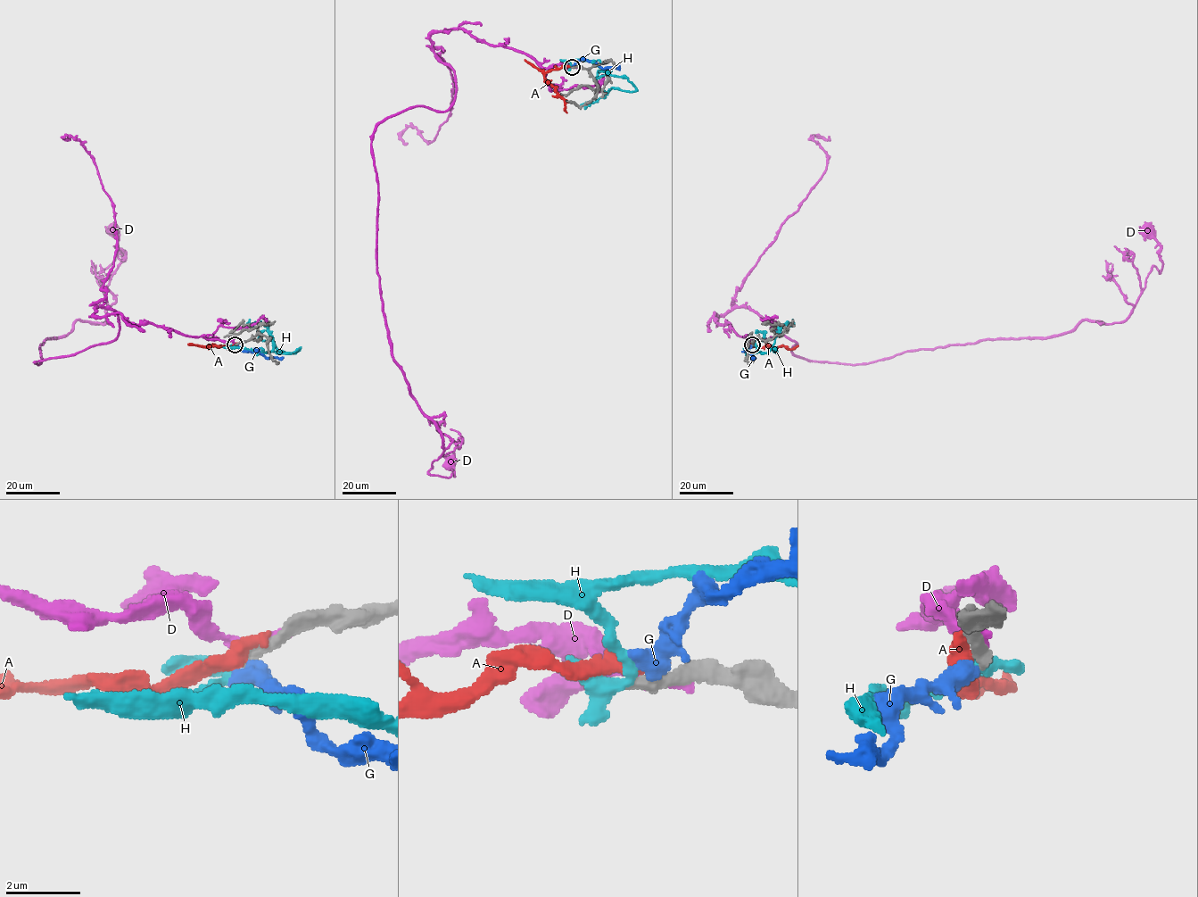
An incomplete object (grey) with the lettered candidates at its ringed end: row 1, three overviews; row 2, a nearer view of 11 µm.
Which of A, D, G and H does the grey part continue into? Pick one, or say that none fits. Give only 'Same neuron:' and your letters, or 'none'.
Same neuron: none

